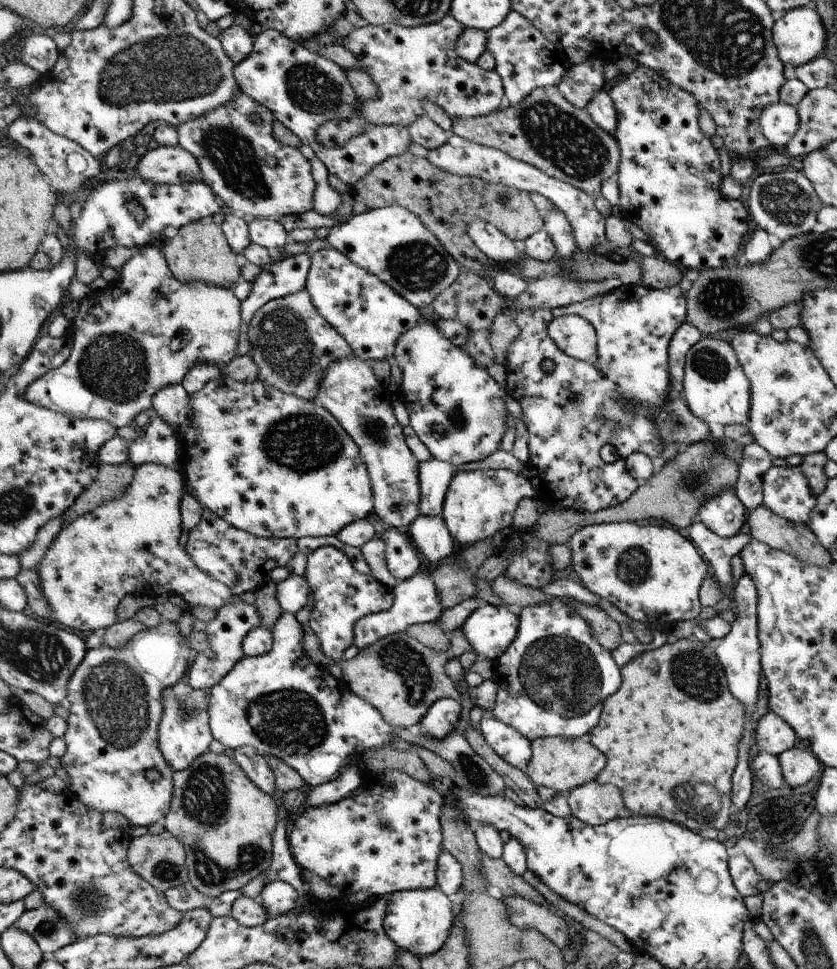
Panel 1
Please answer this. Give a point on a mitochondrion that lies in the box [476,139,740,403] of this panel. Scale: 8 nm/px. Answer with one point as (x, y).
(710, 365)

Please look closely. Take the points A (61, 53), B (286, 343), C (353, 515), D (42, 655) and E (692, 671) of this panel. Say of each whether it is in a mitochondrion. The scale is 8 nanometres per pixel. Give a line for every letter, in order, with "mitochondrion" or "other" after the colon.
A: other
B: mitochondrion
C: other
D: mitochondrion
E: mitochondrion

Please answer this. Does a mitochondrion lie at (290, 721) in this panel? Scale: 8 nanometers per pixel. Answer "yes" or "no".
yes

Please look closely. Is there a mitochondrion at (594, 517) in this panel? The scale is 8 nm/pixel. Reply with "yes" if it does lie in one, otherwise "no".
no

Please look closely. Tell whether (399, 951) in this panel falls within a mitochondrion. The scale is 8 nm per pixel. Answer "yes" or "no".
no

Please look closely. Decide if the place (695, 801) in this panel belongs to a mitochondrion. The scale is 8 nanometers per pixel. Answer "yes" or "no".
yes

